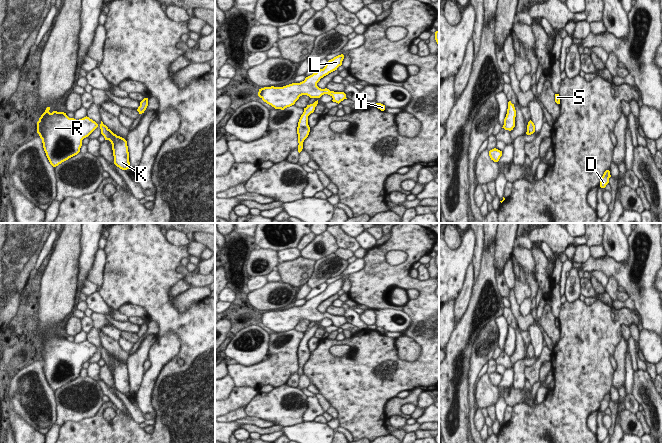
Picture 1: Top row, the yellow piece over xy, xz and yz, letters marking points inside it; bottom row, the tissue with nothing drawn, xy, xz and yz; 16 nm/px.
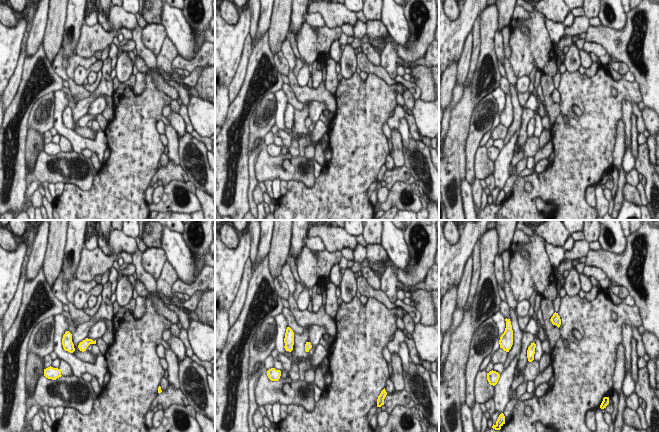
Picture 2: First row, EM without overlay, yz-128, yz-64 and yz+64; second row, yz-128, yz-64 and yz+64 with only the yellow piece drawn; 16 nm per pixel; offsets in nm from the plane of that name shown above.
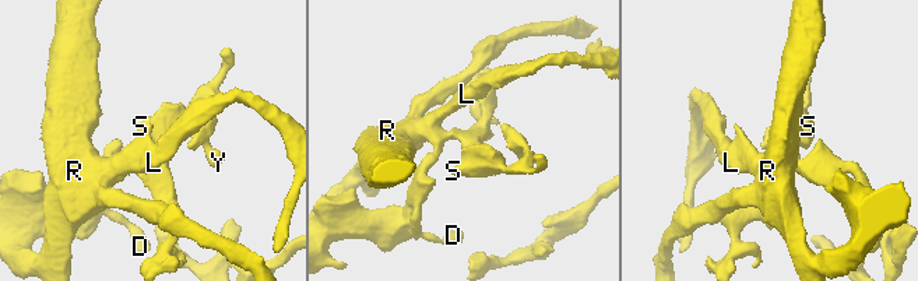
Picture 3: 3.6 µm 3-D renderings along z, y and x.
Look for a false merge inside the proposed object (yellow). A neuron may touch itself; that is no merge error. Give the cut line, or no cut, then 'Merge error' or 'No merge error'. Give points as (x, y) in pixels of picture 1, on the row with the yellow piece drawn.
No split. No merge error.

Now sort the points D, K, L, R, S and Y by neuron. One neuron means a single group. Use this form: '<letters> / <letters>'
D K L R S Y

